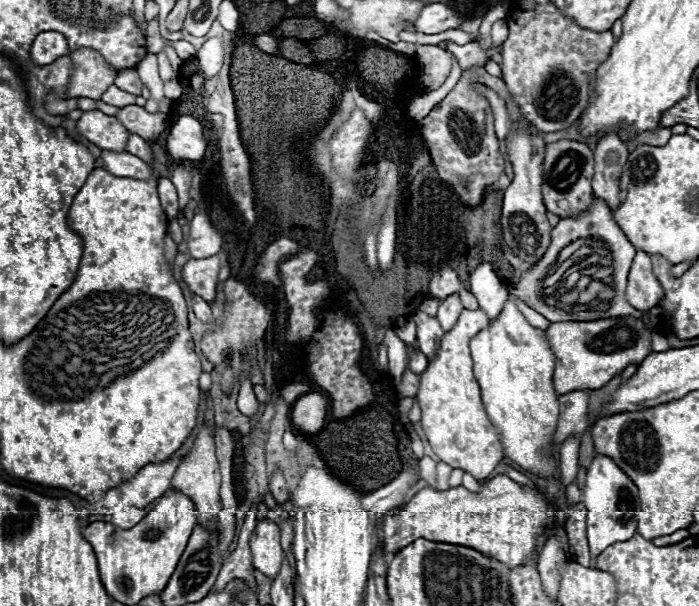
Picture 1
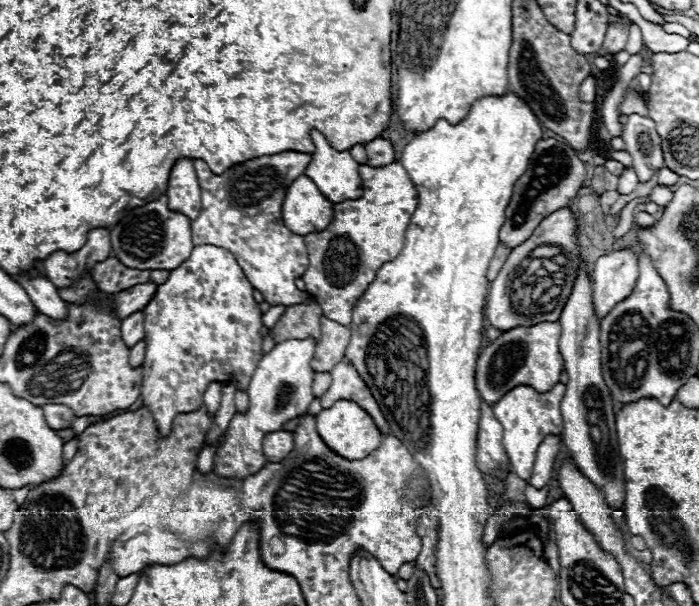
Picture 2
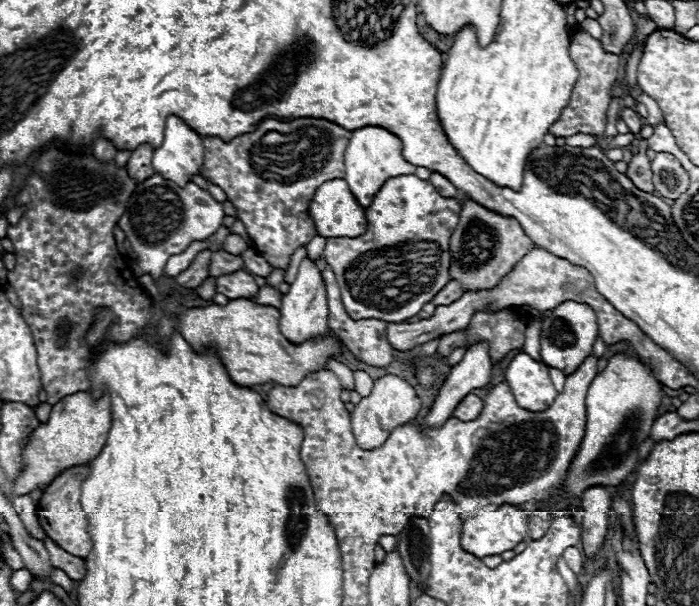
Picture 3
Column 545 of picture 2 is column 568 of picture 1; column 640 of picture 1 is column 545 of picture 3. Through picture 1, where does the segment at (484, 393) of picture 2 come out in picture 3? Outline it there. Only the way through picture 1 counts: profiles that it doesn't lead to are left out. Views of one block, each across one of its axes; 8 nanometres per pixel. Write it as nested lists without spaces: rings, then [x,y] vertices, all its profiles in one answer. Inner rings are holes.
[[[572,300],[564,302],[564,304],[556,306],[542,324],[542,334],[540,334],[542,360],[548,366],[558,368],[568,376],[568,374],[576,372],[576,368],[592,354],[596,336],[598,336],[598,318],[596,318],[594,310],[588,304],[578,304]]]

